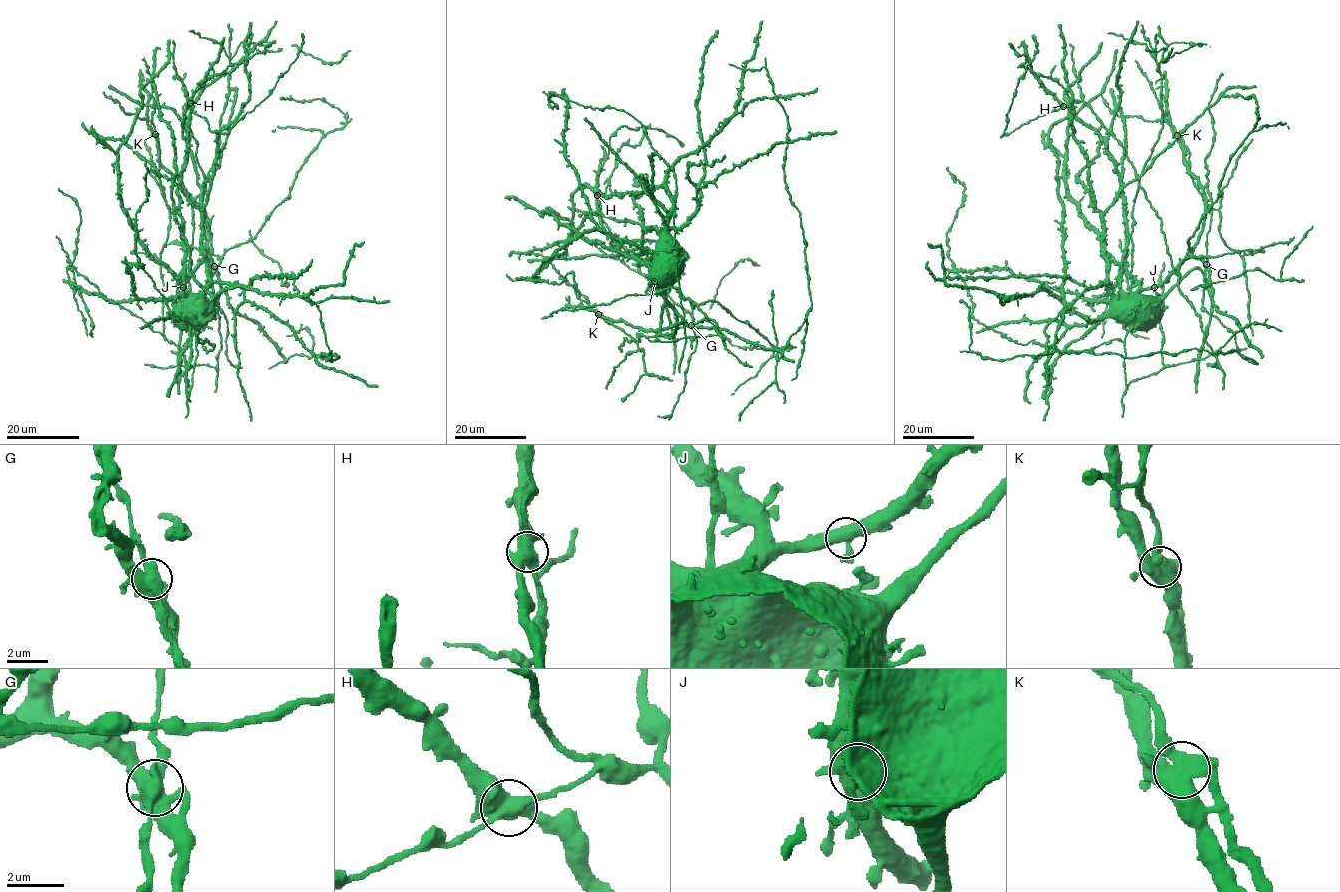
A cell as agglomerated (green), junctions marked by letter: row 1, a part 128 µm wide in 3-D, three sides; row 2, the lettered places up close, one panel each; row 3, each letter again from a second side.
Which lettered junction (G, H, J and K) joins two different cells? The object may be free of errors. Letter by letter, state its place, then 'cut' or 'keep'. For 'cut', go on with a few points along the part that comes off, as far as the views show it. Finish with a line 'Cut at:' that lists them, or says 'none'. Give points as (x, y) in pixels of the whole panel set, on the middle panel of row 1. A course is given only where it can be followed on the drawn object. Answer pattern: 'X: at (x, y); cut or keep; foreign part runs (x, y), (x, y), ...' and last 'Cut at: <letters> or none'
G: at (691, 325); keep
H: at (597, 195); keep
J: at (654, 281); keep
K: at (598, 314); keep
Cut at: none

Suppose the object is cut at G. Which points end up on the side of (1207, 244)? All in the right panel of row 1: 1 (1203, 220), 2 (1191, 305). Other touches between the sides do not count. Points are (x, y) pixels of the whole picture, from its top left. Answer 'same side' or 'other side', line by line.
1: other side
2: other side

